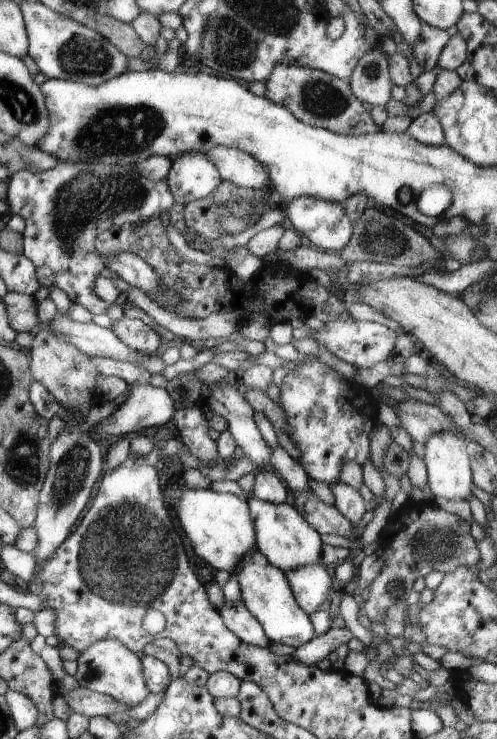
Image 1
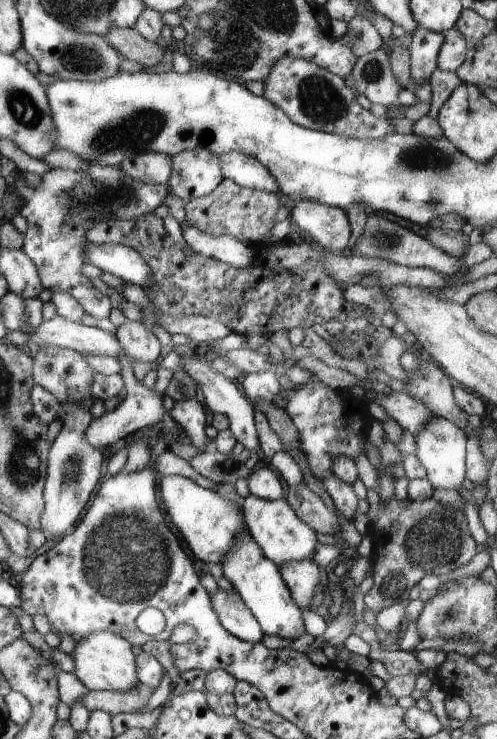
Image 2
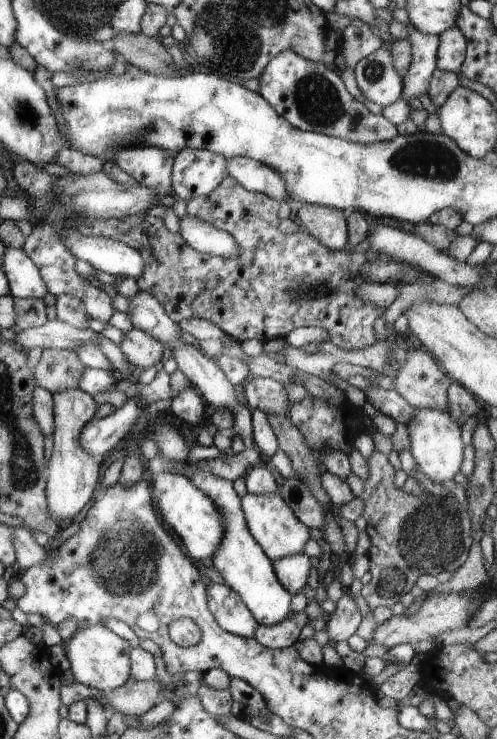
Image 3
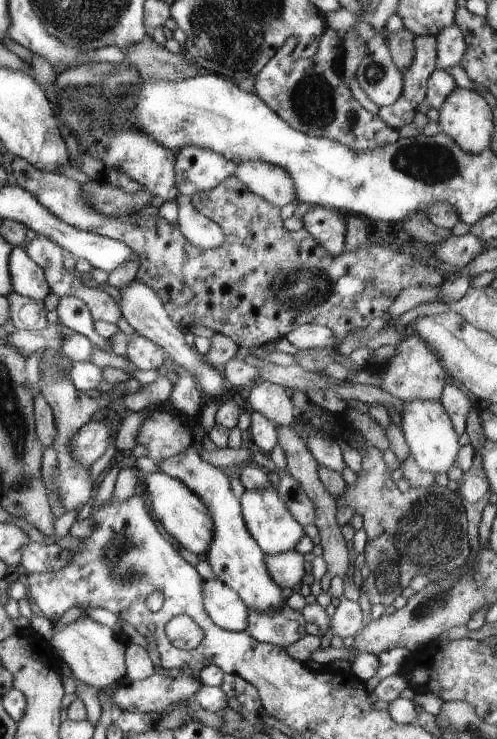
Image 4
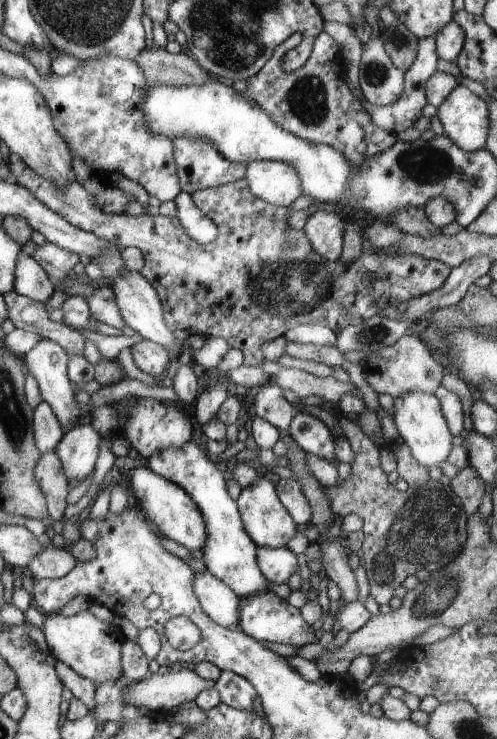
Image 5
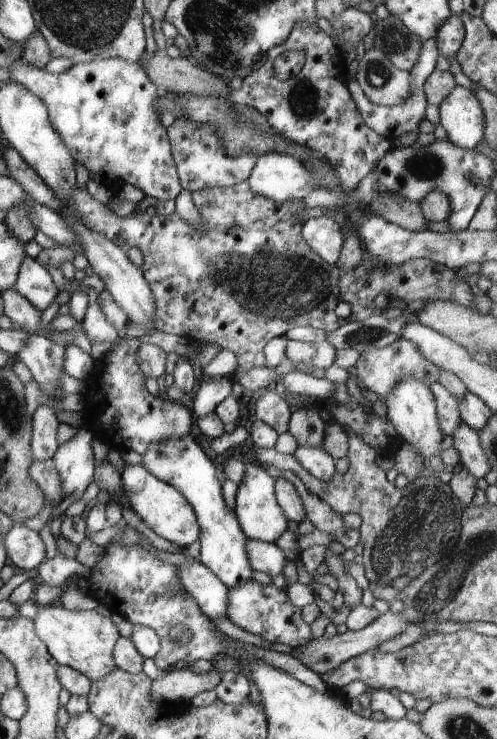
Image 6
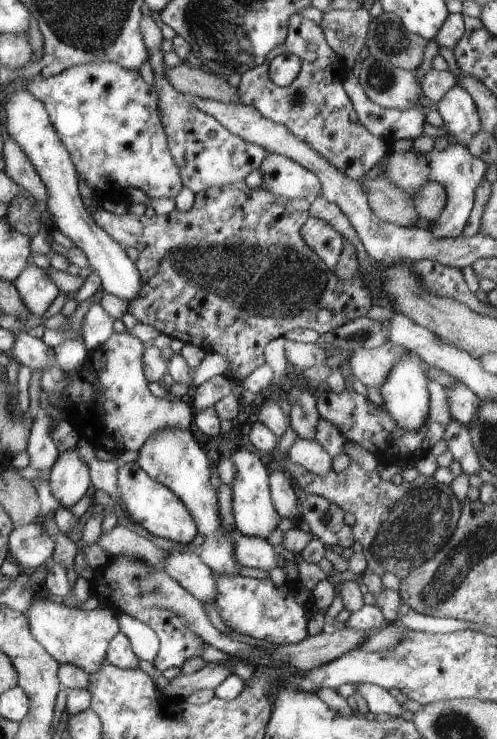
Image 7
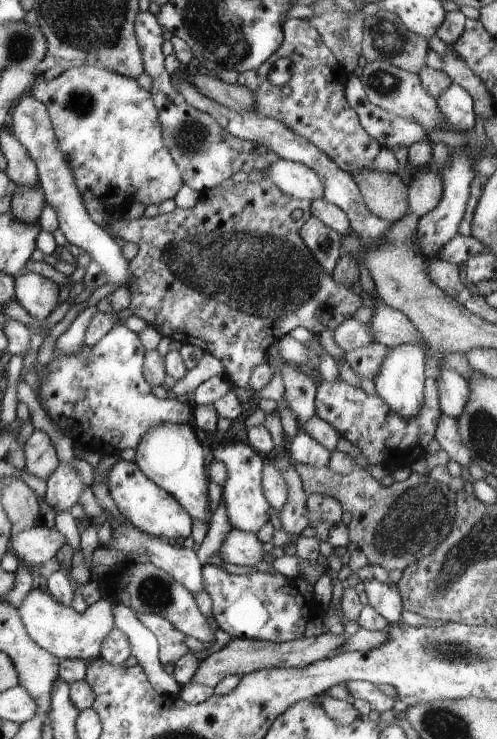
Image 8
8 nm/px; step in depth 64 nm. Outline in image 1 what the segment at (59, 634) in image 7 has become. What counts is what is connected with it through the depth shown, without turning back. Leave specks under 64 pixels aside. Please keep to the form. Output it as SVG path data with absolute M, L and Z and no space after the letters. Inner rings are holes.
M100 638L98 642L92 642L92 646L88 646L84 652L80 652L75 678L82 688L108 694L128 706L135 707L145 702L151 693L146 686L140 660L135 652L124 646L124 642L116 638Z

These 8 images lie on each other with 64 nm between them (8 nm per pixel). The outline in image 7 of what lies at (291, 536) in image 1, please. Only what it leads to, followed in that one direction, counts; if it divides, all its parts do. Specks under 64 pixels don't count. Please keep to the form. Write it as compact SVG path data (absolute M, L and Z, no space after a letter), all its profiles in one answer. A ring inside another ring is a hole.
M243 446L234 452L230 452L228 460L236 466L236 478L231 481L232 508L234 526L237 531L246 536L268 538L272 530L278 527L280 515L276 512L272 498L270 498L270 484L268 484L269 471L260 457L247 450Z

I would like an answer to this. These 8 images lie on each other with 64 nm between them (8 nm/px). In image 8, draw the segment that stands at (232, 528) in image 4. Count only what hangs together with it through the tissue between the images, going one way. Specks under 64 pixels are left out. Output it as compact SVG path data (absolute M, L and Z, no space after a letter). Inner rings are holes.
M162 422L152 426L135 448L134 462L156 486L167 490L184 507L184 510L200 522L210 523L212 508L208 500L208 475L206 471L206 448L202 446L194 430L188 424Z

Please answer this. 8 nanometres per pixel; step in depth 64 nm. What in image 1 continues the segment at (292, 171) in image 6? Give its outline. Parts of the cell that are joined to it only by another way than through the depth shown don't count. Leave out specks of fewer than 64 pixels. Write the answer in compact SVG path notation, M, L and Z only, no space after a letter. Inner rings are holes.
M222 146L204 150L201 154L214 162L223 181L250 189L261 189L272 184L268 171L251 154Z

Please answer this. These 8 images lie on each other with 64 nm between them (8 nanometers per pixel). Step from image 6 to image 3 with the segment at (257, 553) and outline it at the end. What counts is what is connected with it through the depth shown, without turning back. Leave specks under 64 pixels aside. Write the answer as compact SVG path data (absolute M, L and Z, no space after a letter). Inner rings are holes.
M305 553L284 556L272 562L278 582L293 595L302 592L306 584L314 584L315 561Z

